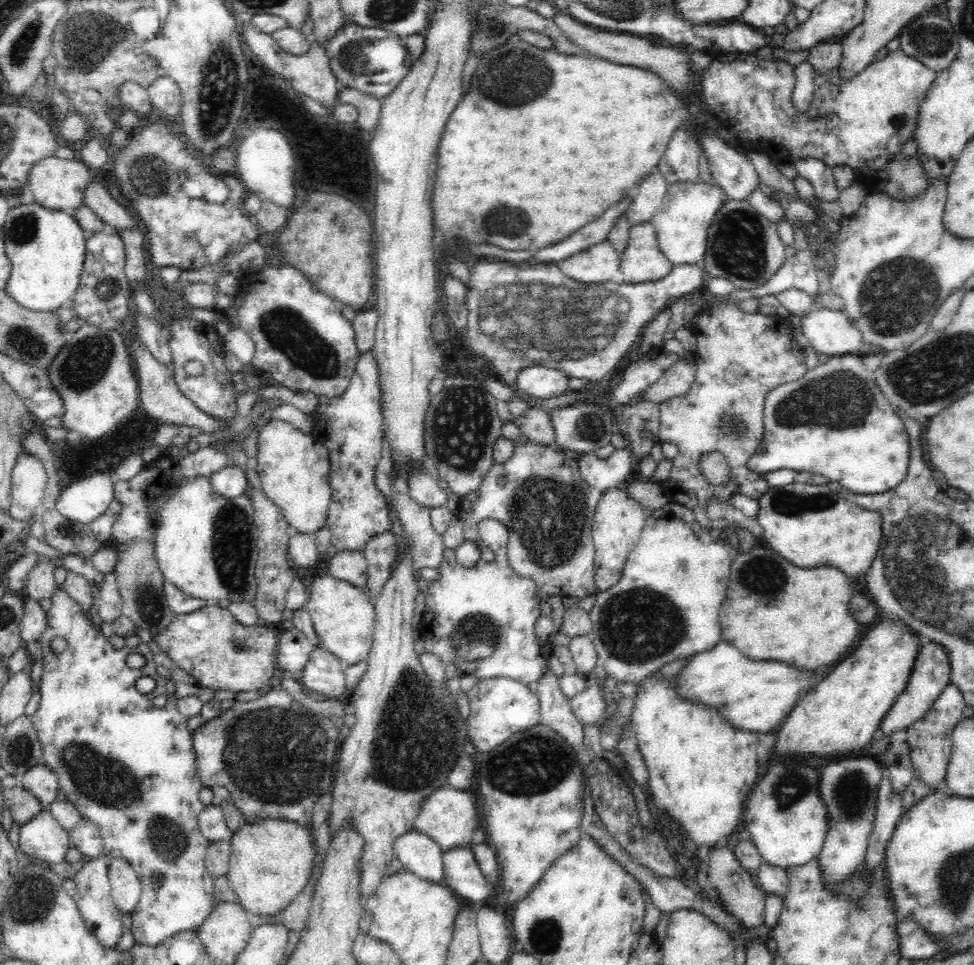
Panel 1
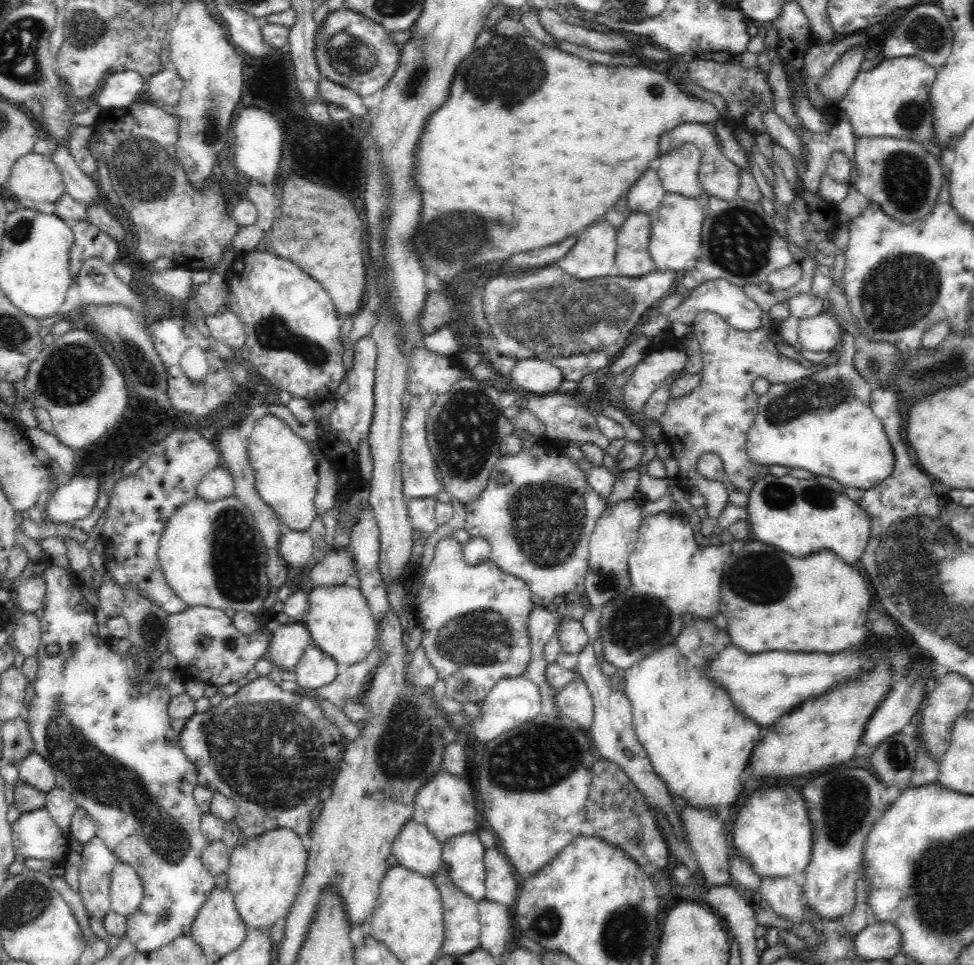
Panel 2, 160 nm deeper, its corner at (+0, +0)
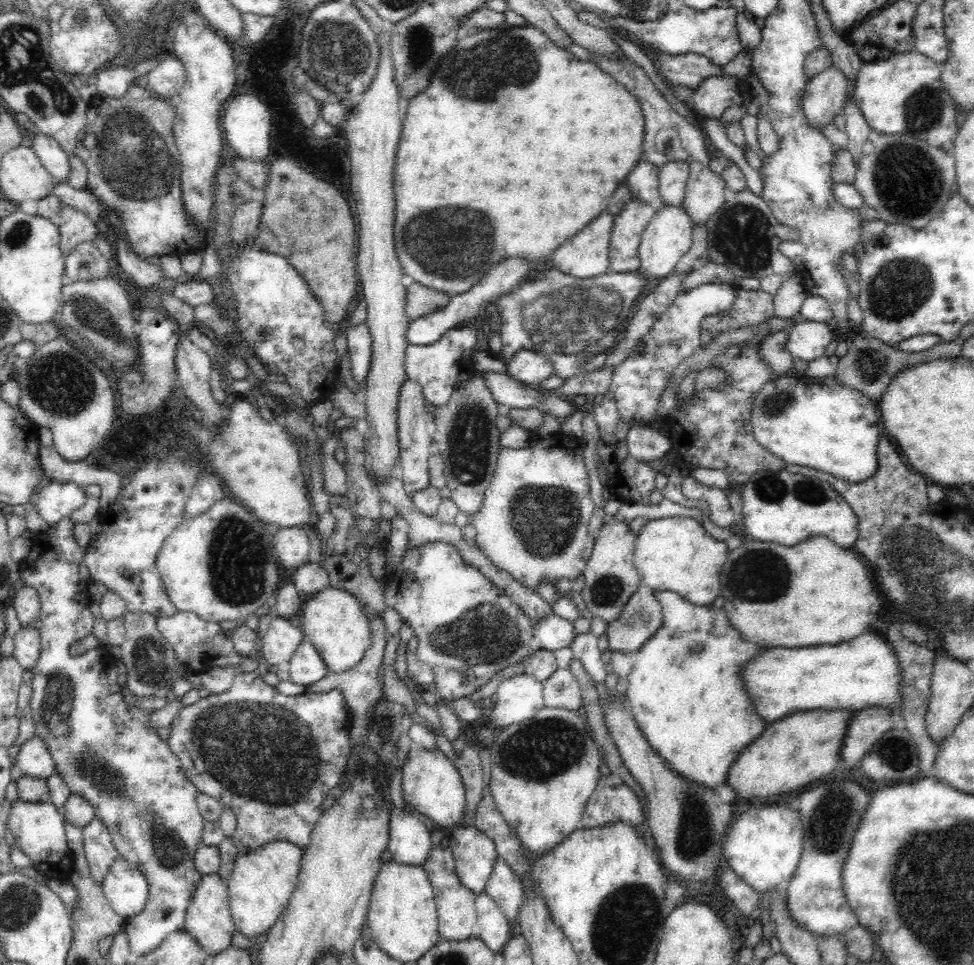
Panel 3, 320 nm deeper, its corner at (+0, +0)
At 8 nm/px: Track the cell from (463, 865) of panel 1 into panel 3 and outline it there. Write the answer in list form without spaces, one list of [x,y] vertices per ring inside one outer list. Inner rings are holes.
[[[474,826],[455,828],[451,832],[450,849],[462,885],[475,896],[485,891],[499,859],[494,841]]]

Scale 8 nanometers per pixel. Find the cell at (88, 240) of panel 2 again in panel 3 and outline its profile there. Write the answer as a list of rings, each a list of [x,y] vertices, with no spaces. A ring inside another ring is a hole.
[[[63,203],[58,210],[56,225],[60,231],[60,246],[63,254],[68,254],[69,249],[76,242],[91,241],[99,231],[98,223],[87,214]]]

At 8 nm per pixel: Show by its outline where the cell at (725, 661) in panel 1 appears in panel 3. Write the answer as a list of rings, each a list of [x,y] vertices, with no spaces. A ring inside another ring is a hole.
[[[870,630],[844,644],[768,649],[743,666],[741,678],[753,707],[768,724],[795,712],[816,709],[858,712],[866,707],[884,707],[893,713],[903,703],[903,674],[892,644]]]

